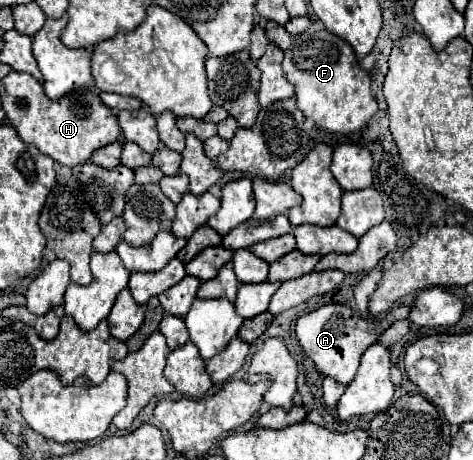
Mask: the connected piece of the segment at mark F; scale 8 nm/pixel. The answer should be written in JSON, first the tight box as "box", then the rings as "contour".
{"box":[282,20,378,134],"contour":[[[312,20],[304,34],[292,36],[282,66],[288,82],[296,88],[298,108],[306,118],[312,118],[320,130],[354,134],[362,130],[378,110],[370,94],[370,76],[360,68],[352,46],[330,34],[320,20]]]}

